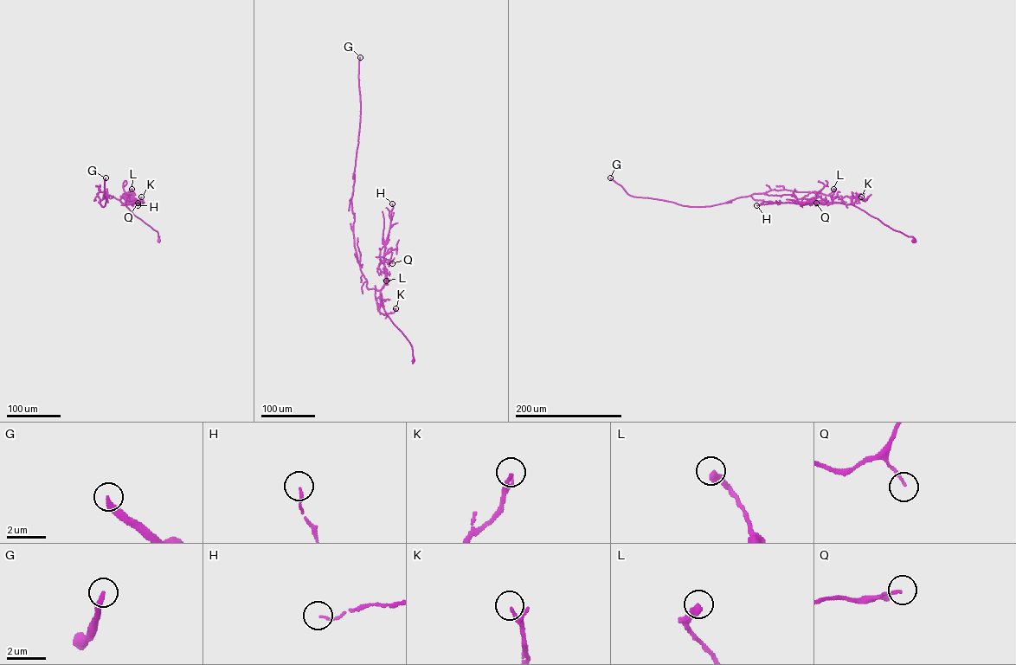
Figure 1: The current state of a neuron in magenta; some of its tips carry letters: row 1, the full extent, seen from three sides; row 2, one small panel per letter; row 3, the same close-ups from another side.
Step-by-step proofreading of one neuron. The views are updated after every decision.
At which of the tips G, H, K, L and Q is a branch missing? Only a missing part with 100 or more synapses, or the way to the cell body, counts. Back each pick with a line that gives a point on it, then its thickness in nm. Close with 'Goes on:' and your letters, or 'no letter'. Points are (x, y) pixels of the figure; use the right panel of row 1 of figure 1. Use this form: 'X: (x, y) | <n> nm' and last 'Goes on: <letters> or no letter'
G: (610, 177) | 280 nm
Goes on: G

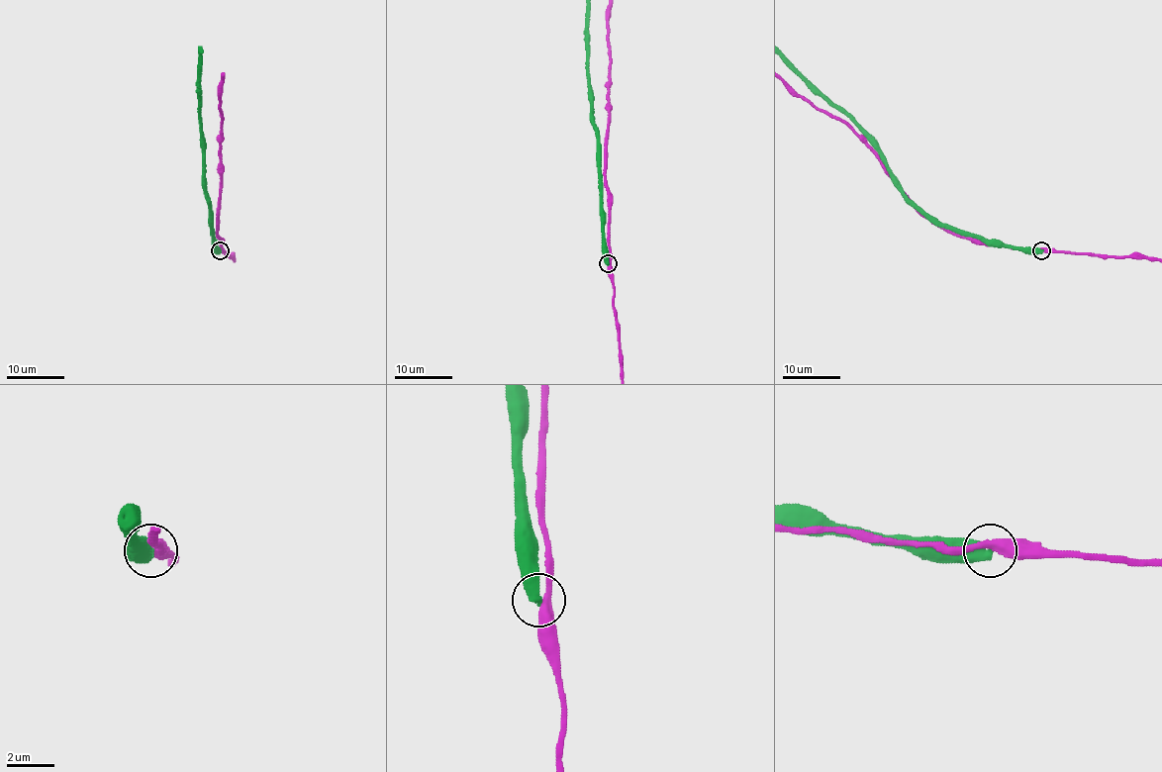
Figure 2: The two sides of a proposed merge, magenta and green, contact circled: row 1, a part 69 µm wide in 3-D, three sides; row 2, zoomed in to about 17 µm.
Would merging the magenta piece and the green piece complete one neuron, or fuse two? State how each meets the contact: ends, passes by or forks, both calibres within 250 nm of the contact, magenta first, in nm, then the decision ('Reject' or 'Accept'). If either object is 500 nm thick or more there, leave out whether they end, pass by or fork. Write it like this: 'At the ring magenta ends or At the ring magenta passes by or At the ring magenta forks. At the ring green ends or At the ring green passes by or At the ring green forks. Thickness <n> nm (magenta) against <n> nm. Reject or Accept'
Thickness 380 nm (magenta) against 550 nm. Reject

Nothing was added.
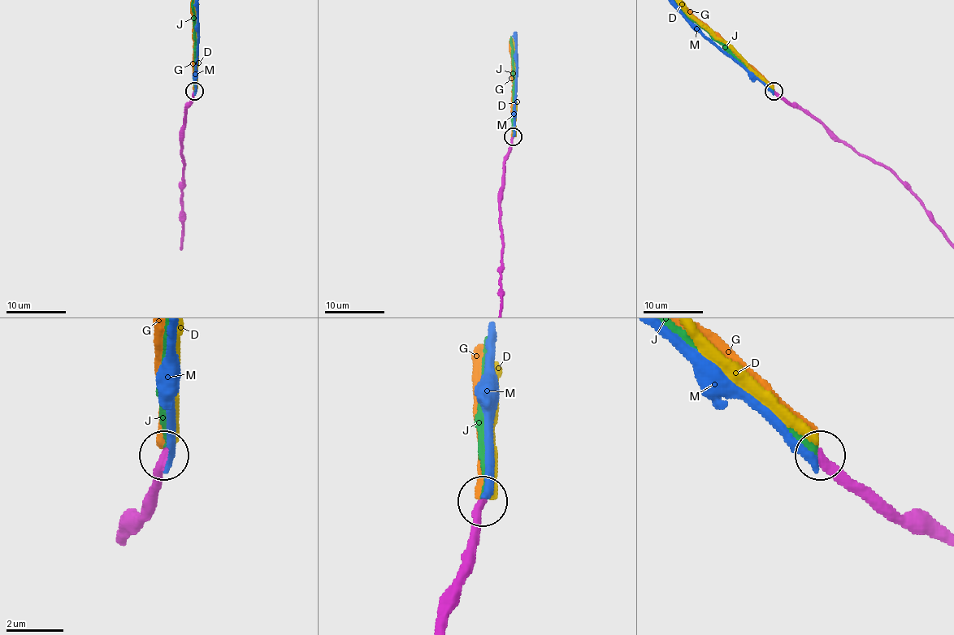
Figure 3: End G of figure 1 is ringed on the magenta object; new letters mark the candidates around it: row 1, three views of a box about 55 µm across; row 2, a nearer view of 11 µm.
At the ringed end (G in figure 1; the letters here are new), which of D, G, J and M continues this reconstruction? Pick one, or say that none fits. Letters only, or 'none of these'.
J

